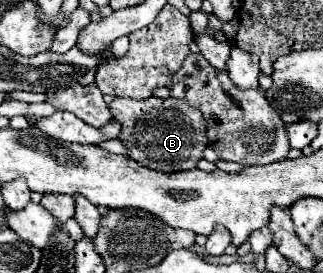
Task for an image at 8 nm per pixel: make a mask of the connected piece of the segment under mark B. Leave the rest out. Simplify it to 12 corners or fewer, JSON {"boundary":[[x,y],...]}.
{"boundary":[[174,97],[114,99],[130,157],[194,169],[206,121]]}

